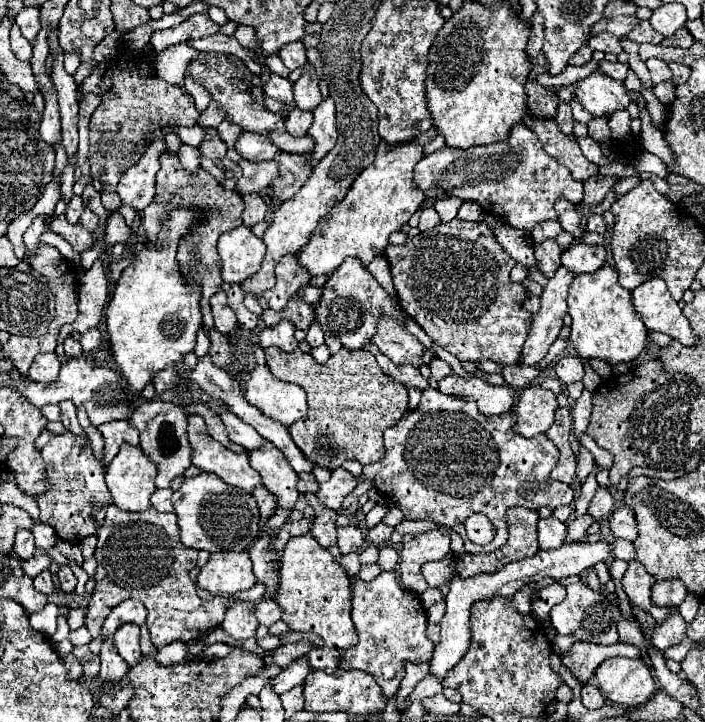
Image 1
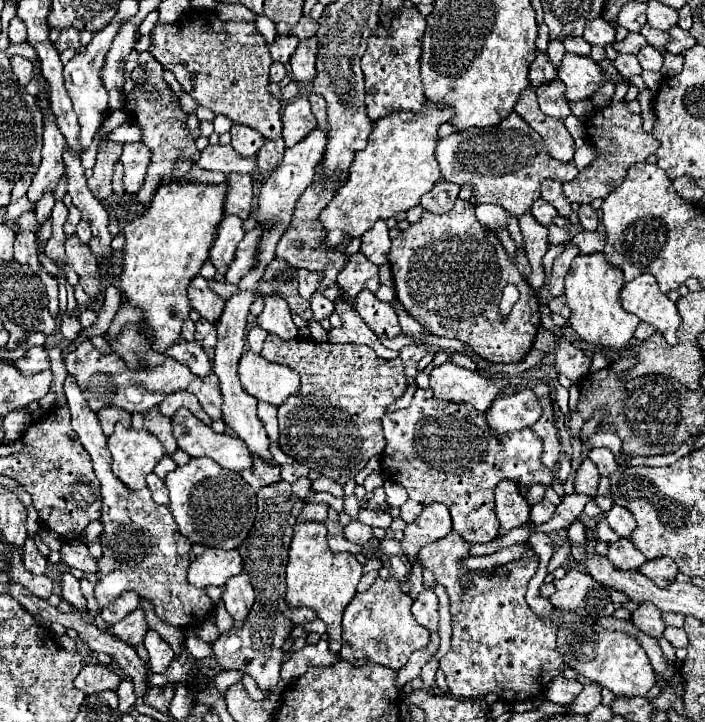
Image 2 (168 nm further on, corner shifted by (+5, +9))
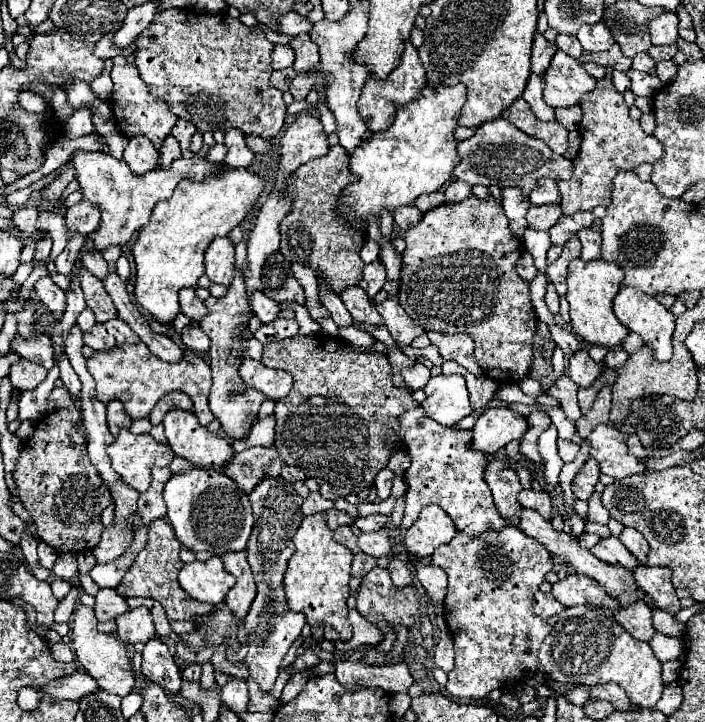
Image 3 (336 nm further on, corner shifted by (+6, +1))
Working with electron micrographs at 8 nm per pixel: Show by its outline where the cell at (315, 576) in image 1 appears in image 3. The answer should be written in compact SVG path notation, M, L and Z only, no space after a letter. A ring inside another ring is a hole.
M315 513L303 517L293 543L297 551L289 559L289 567L285 571L285 595L291 611L303 613L309 623L327 623L335 631L339 631L341 641L351 639L351 623L347 619L347 597L349 597L349 577L351 577L351 561L353 553L339 545L333 539L333 531L327 527L325 515Z

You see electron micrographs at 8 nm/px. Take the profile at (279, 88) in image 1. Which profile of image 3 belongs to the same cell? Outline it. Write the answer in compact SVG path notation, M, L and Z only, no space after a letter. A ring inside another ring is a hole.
M291 67L289 69L281 69L281 71L273 71L271 85L277 87L279 91L289 91L289 83L291 83L293 77L295 77L295 71Z

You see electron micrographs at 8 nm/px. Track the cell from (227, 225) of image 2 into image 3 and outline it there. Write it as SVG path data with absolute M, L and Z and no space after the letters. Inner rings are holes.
M215 237L213 243L205 249L205 267L213 283L231 285L235 273L235 245L229 237Z

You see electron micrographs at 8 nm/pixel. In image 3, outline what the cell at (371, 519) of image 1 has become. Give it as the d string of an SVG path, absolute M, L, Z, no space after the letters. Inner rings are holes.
M381 469L377 473L377 479L375 479L375 487L377 487L377 495L381 499L387 499L391 495L391 483L393 483L393 477L395 473L391 469Z

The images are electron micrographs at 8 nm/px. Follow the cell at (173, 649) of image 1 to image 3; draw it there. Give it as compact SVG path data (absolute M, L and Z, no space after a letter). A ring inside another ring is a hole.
M149 639L143 649L141 673L145 679L159 683L167 693L179 693L181 689L181 673L177 673L177 665L169 655L169 649L159 639Z

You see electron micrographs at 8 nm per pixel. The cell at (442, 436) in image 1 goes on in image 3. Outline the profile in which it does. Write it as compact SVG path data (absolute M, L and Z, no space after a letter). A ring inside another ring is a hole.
M421 407L407 411L401 419L401 441L405 451L411 455L411 467L405 471L405 481L409 485L405 493L405 515L403 529L409 529L419 517L421 509L427 505L439 505L455 523L457 531L467 535L479 535L483 531L501 531L507 523L499 515L491 491L483 479L483 467L487 455L481 451L471 451L471 431L461 431L435 423Z

